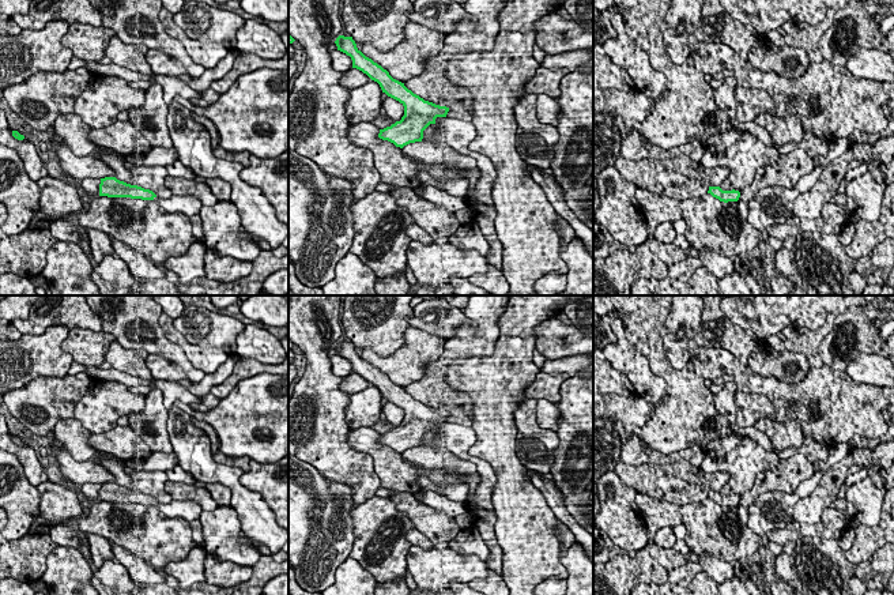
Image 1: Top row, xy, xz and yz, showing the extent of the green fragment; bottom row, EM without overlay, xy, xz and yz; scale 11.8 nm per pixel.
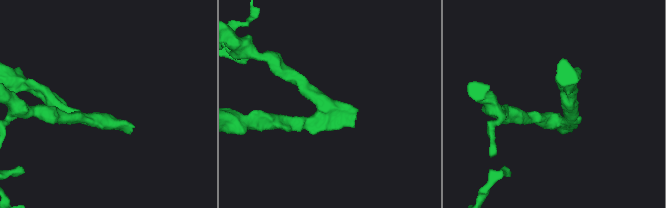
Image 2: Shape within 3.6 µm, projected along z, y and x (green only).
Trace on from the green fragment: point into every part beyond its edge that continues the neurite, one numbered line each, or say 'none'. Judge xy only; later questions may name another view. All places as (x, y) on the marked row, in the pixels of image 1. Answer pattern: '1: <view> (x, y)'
1: xy (189, 206)

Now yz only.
none

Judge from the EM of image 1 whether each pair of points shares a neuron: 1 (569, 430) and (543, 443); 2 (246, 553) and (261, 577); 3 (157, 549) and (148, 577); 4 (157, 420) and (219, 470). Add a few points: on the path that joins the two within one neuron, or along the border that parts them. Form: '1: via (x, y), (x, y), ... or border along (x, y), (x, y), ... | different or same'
1: border along (555, 432), (558, 447), (550, 467) | different
2: border along (260, 554), (260, 558), (252, 568) | different
3: border along (125, 549), (154, 568) | different
4: border along (168, 411), (168, 437), (173, 449) | different

